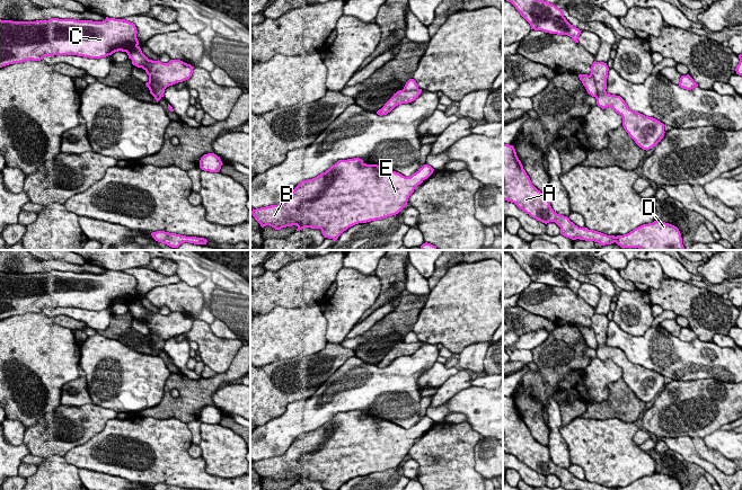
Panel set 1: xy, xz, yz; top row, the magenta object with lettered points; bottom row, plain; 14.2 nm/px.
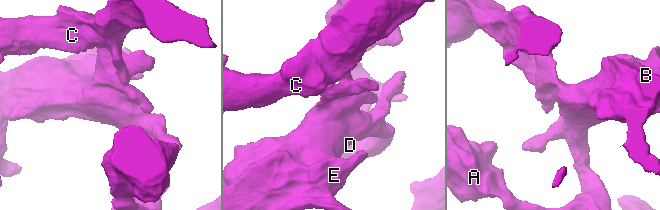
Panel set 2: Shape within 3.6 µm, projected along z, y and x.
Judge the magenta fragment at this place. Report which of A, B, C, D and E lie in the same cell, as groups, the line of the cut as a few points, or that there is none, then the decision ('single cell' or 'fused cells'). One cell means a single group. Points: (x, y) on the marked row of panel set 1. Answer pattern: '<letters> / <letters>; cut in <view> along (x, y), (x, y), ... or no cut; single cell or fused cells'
A B C D E; no cut; single cell

